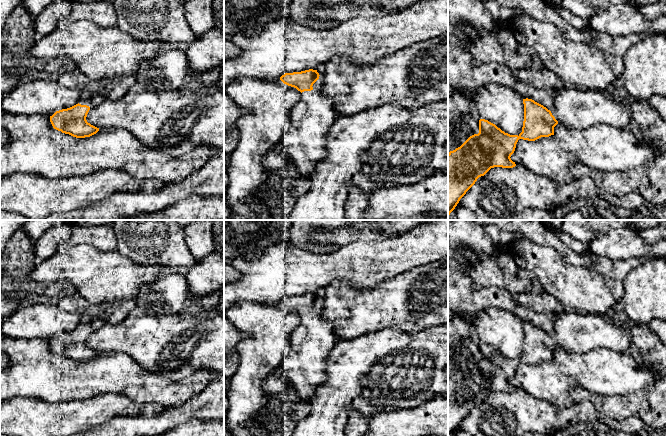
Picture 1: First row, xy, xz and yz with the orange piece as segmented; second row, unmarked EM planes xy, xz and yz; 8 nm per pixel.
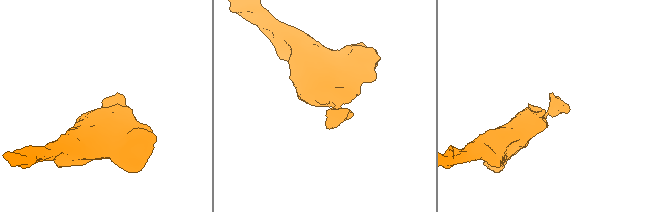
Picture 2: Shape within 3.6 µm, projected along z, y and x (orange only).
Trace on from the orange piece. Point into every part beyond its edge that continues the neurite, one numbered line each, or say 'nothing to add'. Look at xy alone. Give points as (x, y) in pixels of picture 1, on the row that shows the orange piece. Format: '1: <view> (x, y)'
1: xy (88, 98)

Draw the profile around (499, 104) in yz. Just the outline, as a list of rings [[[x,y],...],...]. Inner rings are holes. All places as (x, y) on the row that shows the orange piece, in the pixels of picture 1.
[[[488,84],[476,89],[473,101],[481,119],[488,120],[510,135],[519,136],[522,132],[523,98],[512,88]]]

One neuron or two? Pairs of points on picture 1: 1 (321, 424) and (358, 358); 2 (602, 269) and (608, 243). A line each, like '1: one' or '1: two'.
1: one
2: two

